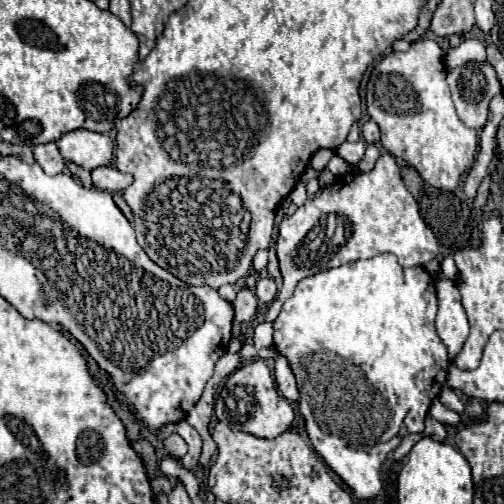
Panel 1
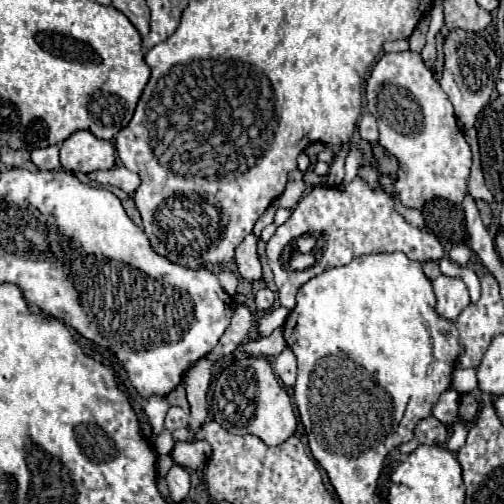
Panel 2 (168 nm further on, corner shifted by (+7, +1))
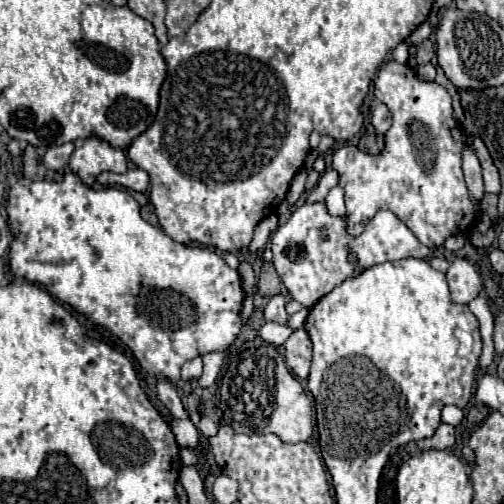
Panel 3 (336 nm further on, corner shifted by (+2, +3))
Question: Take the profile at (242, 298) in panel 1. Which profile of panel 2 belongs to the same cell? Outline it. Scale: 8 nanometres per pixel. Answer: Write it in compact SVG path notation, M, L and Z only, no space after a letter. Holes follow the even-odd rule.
M251 233L245 237L245 241L235 249L235 263L243 279L253 281L261 279L261 263L257 257L257 237Z

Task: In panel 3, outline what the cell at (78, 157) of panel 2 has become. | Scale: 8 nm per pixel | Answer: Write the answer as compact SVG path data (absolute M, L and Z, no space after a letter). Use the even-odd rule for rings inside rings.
M88 137L76 145L74 153L70 155L70 169L86 185L92 185L96 181L96 175L102 171L124 173L128 169L126 153L118 147L112 147L100 137Z

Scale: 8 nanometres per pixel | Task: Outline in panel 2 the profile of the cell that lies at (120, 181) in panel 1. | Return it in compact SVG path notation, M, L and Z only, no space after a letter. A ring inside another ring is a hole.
M113 167L109 171L93 171L93 173L89 173L89 179L99 183L99 185L121 187L129 195L133 195L137 191L137 187L141 185L139 175L129 171L129 169L125 169L125 167Z

